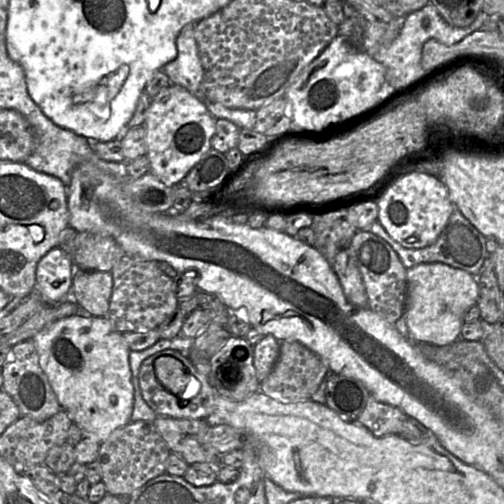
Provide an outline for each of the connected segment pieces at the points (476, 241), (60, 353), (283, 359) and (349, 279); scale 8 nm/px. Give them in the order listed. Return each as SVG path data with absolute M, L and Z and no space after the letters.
M457 209L453 211L445 228L437 240L432 245L420 249L405 248L394 240L378 221L373 222L364 230L359 231L371 232L385 240L398 254L406 269L412 268L421 263L441 262L451 267L464 270L470 275L476 277L480 274L481 268L487 257L486 237L483 236L477 230L477 228Z
M73 315L63 318L37 333L32 341L39 355L40 367L44 371L58 402L73 424L86 436L103 443L110 434L131 422L134 403L134 388L129 364L129 349L123 334L119 333L110 319L91 315Z
M282 341L278 360L267 378L260 382L259 391L269 397L289 403L307 401L318 390L329 371L325 362L300 342Z
M349 245L336 255L332 268L339 279L346 299L359 308L367 308L366 288L355 260L350 254Z

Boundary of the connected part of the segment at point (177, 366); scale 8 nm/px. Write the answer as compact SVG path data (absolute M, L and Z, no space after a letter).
M160 357L159 359L156 360L155 362L155 373L156 377L161 383L161 385L170 393L176 395L178 398L183 397L183 393L185 391L185 396L187 398L192 398L195 396L200 388L200 383L192 377L187 368L183 366L183 364L177 360L174 357Z

